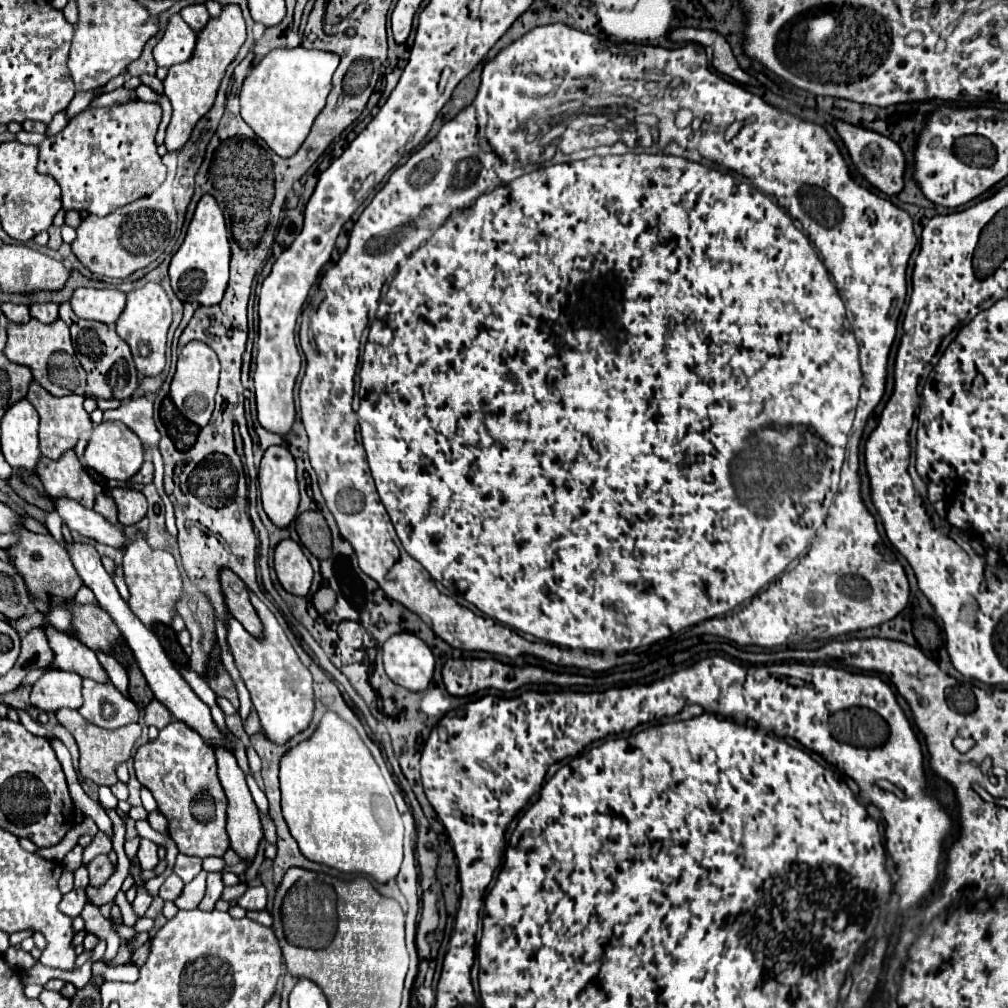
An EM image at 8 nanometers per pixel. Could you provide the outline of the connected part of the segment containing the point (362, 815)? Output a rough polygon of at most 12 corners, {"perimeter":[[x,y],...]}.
{"perimeter":[[327,710],[279,764],[305,858],[397,876],[403,820],[357,730]]}

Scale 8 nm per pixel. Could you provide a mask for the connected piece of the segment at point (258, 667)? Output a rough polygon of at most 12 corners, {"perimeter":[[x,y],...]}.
{"perimeter":[[247,588],[263,636],[227,614],[227,646],[277,744],[313,714],[311,672]]}

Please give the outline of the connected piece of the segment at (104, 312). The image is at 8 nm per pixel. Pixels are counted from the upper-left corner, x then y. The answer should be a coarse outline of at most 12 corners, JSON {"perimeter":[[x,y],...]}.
{"perimeter":[[77,288],[71,308],[79,318],[113,326],[125,294],[115,288]]}

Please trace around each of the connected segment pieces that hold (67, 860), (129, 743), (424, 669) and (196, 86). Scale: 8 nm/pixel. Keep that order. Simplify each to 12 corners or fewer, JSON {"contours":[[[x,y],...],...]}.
{"contours":[[[79,844],[63,858],[63,866],[75,872],[83,866],[83,848]],[[77,710],[55,712],[77,740],[83,778],[113,786],[129,760],[139,724],[117,730],[87,722]],[[407,632],[383,644],[387,676],[425,690],[435,672],[431,648]],[[237,4],[197,32],[193,56],[163,80],[173,116],[167,150],[183,148],[213,106],[245,42]]]}

